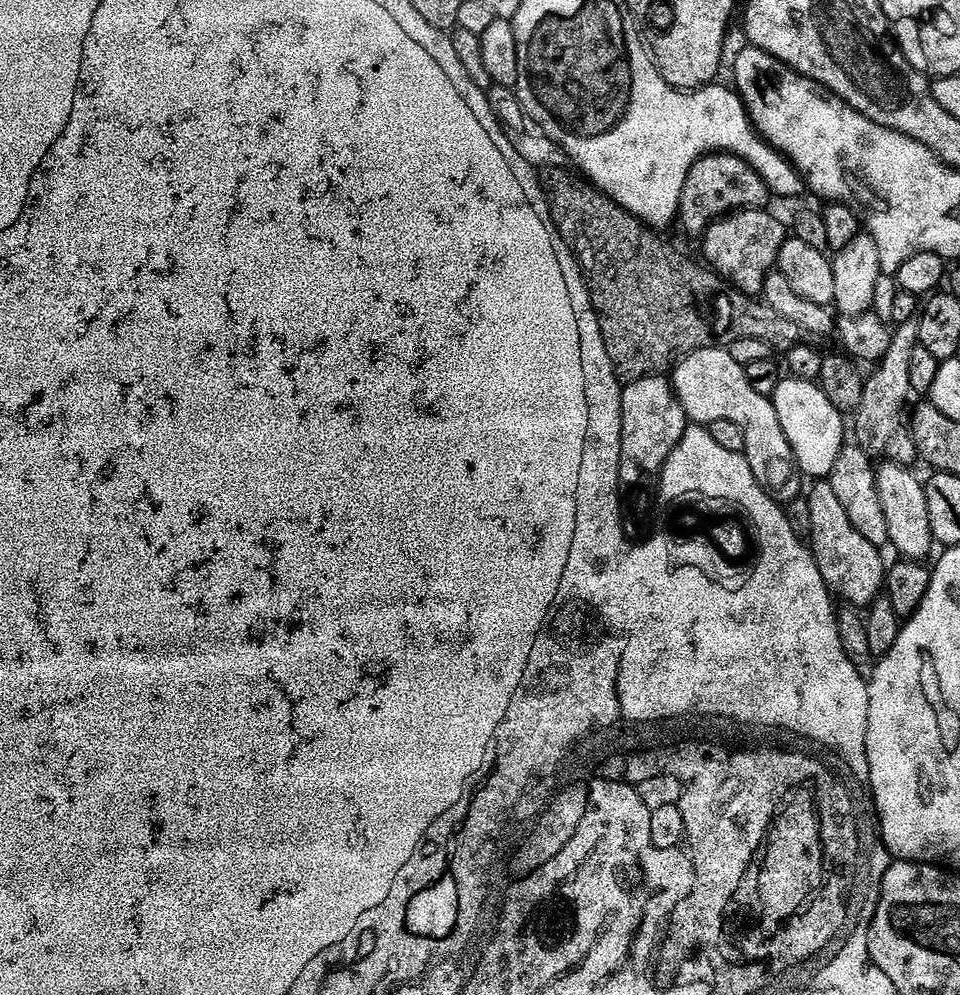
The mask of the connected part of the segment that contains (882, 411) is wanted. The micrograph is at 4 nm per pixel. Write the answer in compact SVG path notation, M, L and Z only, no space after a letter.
M915 321L906 322L890 339L885 356L877 363L874 368L876 370L864 386L854 428L859 442L866 448L865 451L871 455L884 454L890 459L887 461L908 468L920 456L911 430L911 417L906 410L906 402L913 393L911 366L914 351L919 345L919 327Z

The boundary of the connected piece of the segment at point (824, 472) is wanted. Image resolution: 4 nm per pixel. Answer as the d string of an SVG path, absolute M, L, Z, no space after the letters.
M799 378L781 379L770 399L788 439L797 469L808 476L828 476L831 472L833 475L834 469L841 463L840 451L844 448L841 409L830 402L819 383Z

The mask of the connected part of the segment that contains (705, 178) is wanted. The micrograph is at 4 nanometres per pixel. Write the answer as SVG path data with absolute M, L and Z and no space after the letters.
M730 152L702 156L684 183L678 224L690 235L700 238L715 221L729 214L763 209L767 205L764 203L768 196L770 197L768 185L740 156L734 156Z

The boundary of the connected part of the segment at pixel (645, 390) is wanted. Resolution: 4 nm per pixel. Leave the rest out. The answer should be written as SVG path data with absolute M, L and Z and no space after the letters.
M663 375L647 376L648 384L640 382L640 388L633 388L632 392L620 394L622 406L622 434L620 435L620 476L636 476L636 472L645 473L644 468L666 460L670 448L676 440L682 439L685 429L690 424L689 417L682 407L671 383L663 380Z

